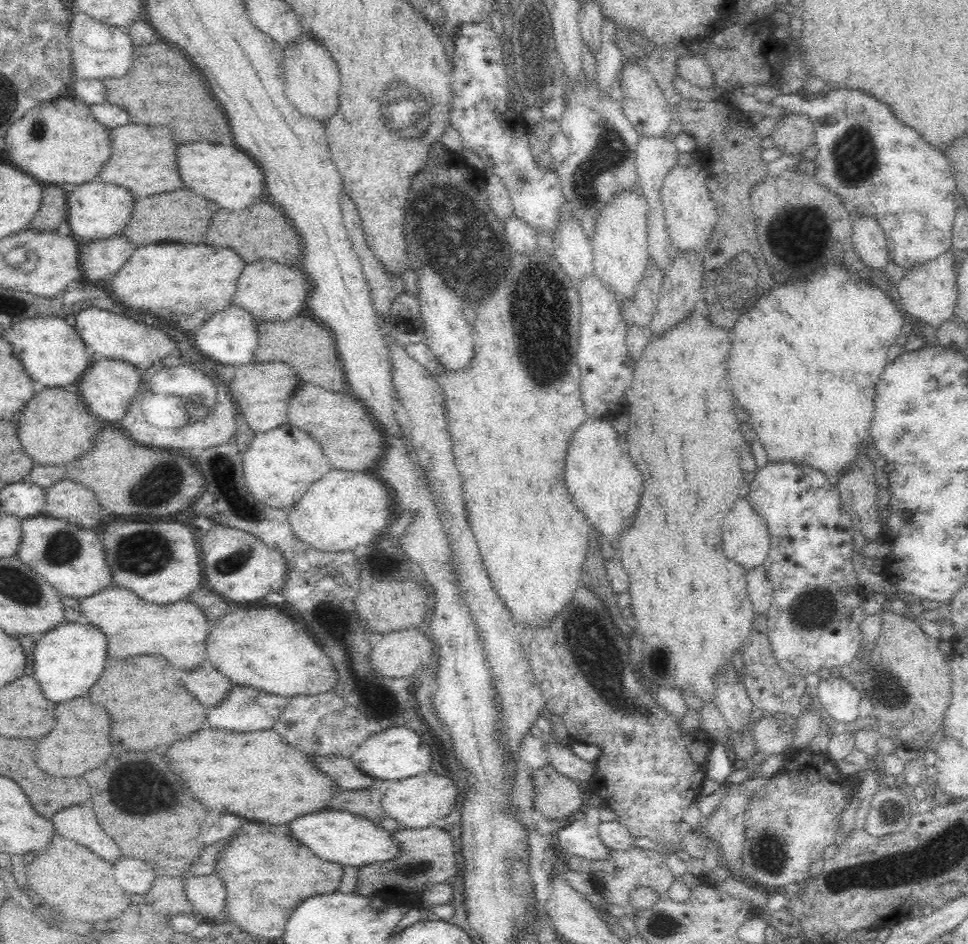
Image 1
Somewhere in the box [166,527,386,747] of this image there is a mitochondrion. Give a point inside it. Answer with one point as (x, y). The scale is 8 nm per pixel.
(242, 555)

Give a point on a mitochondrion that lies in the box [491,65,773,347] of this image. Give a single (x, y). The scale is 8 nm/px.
(610, 154)

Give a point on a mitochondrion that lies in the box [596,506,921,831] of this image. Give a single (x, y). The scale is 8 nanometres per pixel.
(817, 608)

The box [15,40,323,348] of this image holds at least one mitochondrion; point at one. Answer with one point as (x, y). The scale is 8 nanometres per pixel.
(37, 128)

